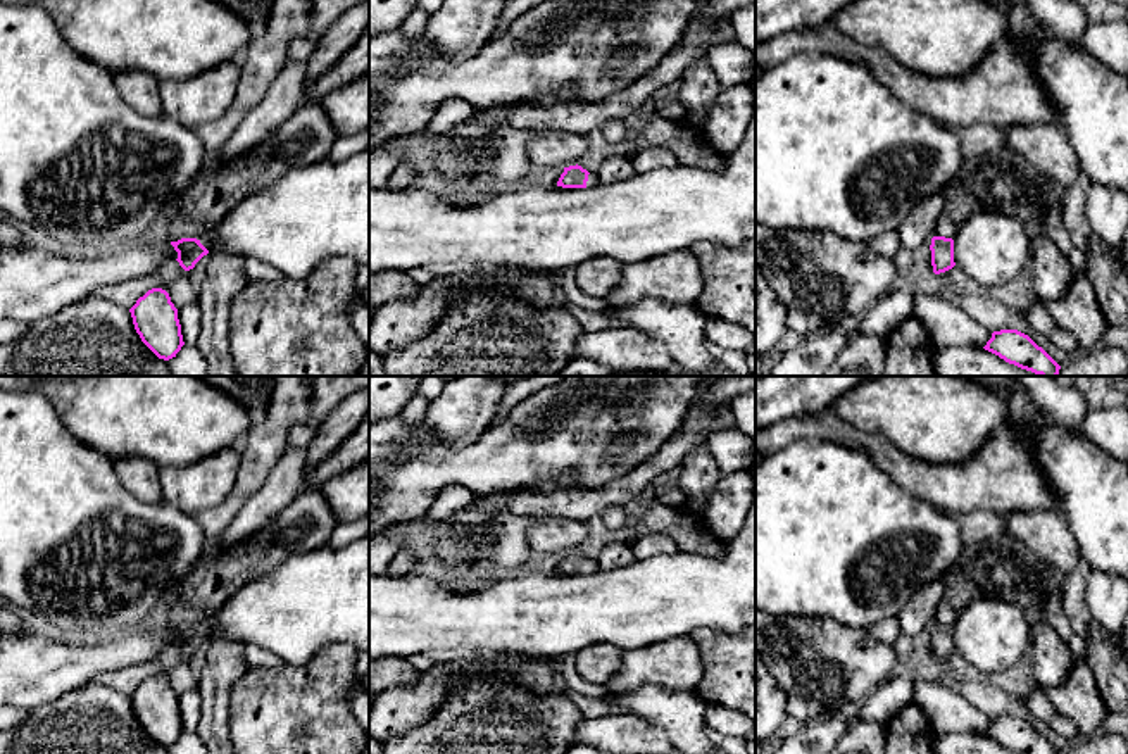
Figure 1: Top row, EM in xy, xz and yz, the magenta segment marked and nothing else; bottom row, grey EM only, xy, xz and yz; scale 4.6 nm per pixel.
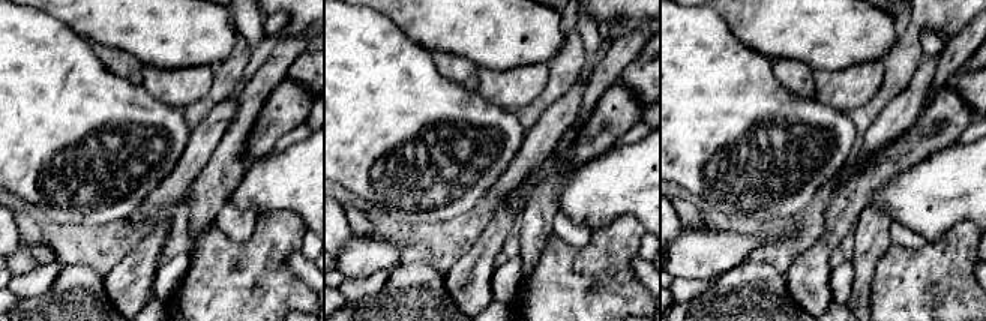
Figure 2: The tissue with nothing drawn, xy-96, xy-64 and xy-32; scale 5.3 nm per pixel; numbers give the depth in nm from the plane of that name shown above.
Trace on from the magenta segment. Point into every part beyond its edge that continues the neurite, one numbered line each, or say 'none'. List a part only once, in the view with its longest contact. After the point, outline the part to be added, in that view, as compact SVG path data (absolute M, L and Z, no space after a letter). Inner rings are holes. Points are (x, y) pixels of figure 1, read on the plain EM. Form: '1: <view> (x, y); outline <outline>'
1: xy (307, 523); outline M317 488L304 490L259 533L228 545L219 538L205 547L178 587L171 628L197 625L204 633L221 606L245 585L266 576L288 557L326 544L338 521Z

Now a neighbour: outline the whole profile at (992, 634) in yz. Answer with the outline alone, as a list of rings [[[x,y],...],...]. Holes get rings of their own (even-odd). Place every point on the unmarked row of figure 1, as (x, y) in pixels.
[[[981,594],[959,613],[954,625],[954,649],[988,675],[1011,669],[1030,654],[1030,614],[1000,594]]]

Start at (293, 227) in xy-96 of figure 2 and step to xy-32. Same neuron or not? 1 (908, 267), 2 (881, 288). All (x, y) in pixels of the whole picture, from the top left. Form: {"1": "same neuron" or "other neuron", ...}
{"1": "same neuron", "2": "same neuron"}

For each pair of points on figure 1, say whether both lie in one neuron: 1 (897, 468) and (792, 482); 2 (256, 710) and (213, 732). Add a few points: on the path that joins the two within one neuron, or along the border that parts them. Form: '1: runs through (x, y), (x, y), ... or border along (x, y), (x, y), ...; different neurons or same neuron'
1: border along (849, 447), (864, 451), (914, 496); different neurons
2: border along (235, 684), (230, 692), (228, 735); different neurons

